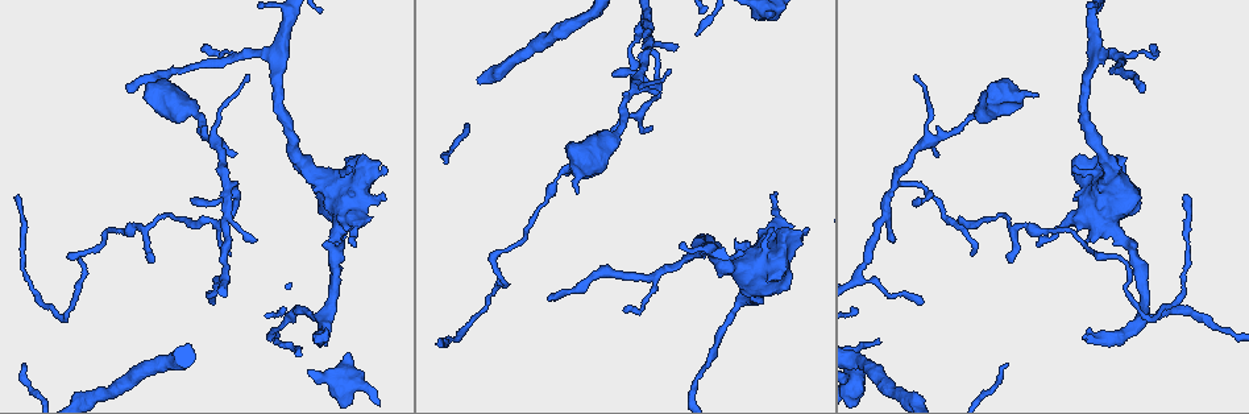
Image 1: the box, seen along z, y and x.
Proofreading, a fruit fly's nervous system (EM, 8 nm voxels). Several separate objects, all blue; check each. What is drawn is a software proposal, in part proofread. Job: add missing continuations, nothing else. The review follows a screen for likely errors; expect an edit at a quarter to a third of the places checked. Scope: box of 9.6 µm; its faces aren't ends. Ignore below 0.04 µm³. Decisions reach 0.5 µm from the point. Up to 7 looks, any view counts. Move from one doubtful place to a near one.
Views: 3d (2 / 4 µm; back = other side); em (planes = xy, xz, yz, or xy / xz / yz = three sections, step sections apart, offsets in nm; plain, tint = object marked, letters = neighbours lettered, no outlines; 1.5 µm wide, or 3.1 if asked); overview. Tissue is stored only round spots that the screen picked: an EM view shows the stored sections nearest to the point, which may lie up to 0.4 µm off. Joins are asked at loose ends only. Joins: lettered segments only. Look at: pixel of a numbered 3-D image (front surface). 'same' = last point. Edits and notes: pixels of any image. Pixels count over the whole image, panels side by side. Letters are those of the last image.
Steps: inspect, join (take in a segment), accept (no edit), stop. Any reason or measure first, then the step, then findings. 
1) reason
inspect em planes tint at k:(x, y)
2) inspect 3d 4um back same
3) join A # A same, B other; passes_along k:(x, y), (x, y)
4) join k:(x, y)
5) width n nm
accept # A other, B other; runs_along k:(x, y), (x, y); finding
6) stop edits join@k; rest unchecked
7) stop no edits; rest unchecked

thin end
inspect 3d 4um at 1:(1038, 246)

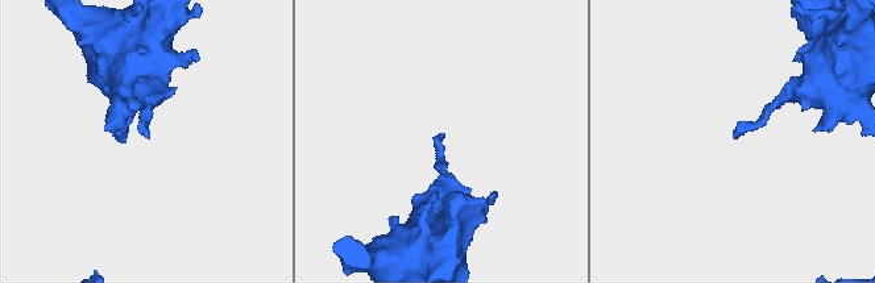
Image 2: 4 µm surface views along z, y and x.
shape alone is not enough
inspect em planes letters at 2:(733, 133)

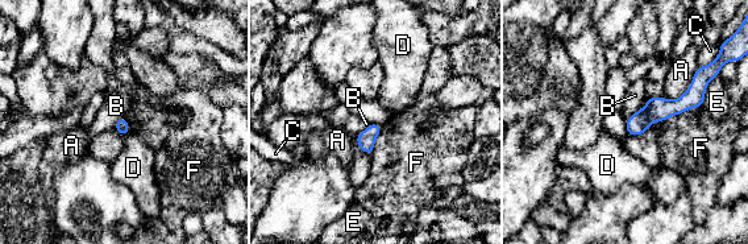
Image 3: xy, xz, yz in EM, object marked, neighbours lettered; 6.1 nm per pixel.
accept # A other, B other, C other, D other, E other, F other; runs_along 3:(695, 85), (630, 131); no lettered segment goes on from it

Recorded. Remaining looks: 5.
an open end
inspect em yz step 8 plain at 1:(1036, 95)

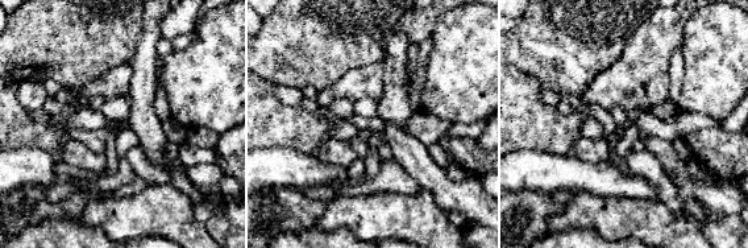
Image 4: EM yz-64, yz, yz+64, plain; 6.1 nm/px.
what lies round it
inspect em yz step 8 letters same

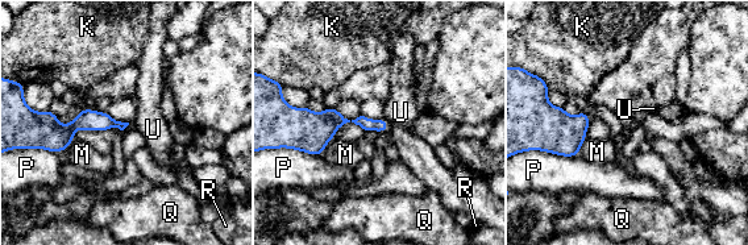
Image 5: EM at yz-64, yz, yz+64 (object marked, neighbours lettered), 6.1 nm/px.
accept # K other, M other, P other, Q other, R other, U other; none of them fits

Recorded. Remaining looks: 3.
an open end
inspect 3d 2um at 1:(550, 301)

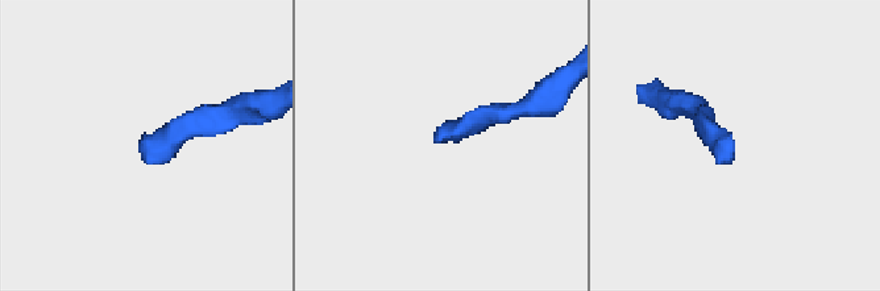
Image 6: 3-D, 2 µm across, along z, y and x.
shape alone is not enough
inspect em planes letters at 6:(732, 156)

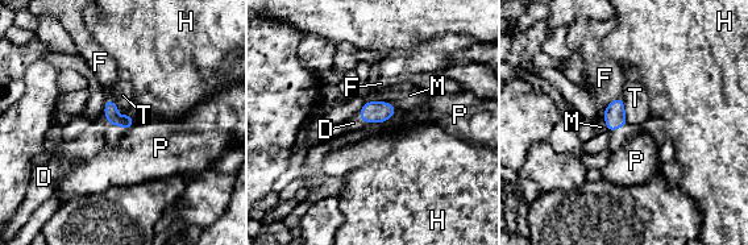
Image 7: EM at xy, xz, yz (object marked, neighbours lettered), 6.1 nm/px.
longest_contact M 200 nm
join D # D same, F other, H other, M other, P other, T other; passes_along 7:(378, 112), (360, 116), (353, 123); the cell continues

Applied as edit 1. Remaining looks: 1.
stop edits join@7; rest unchecked

